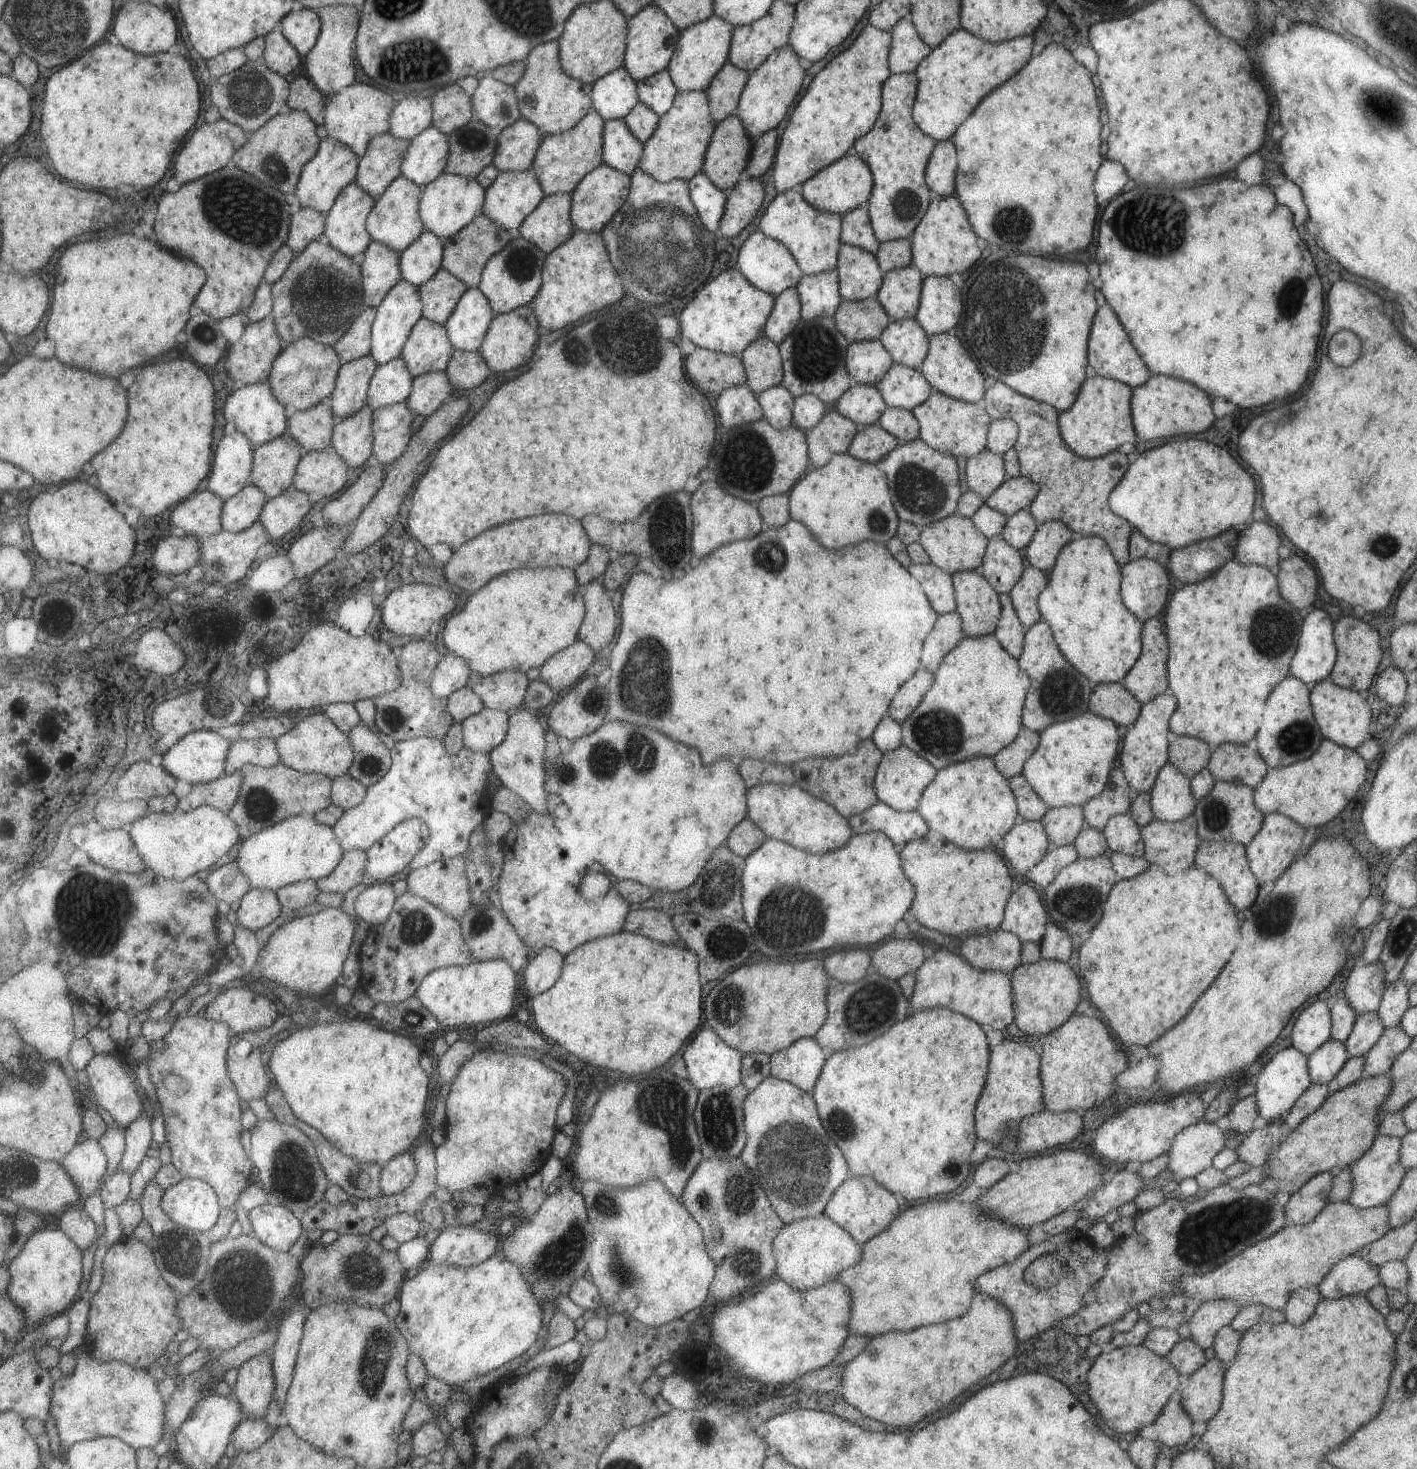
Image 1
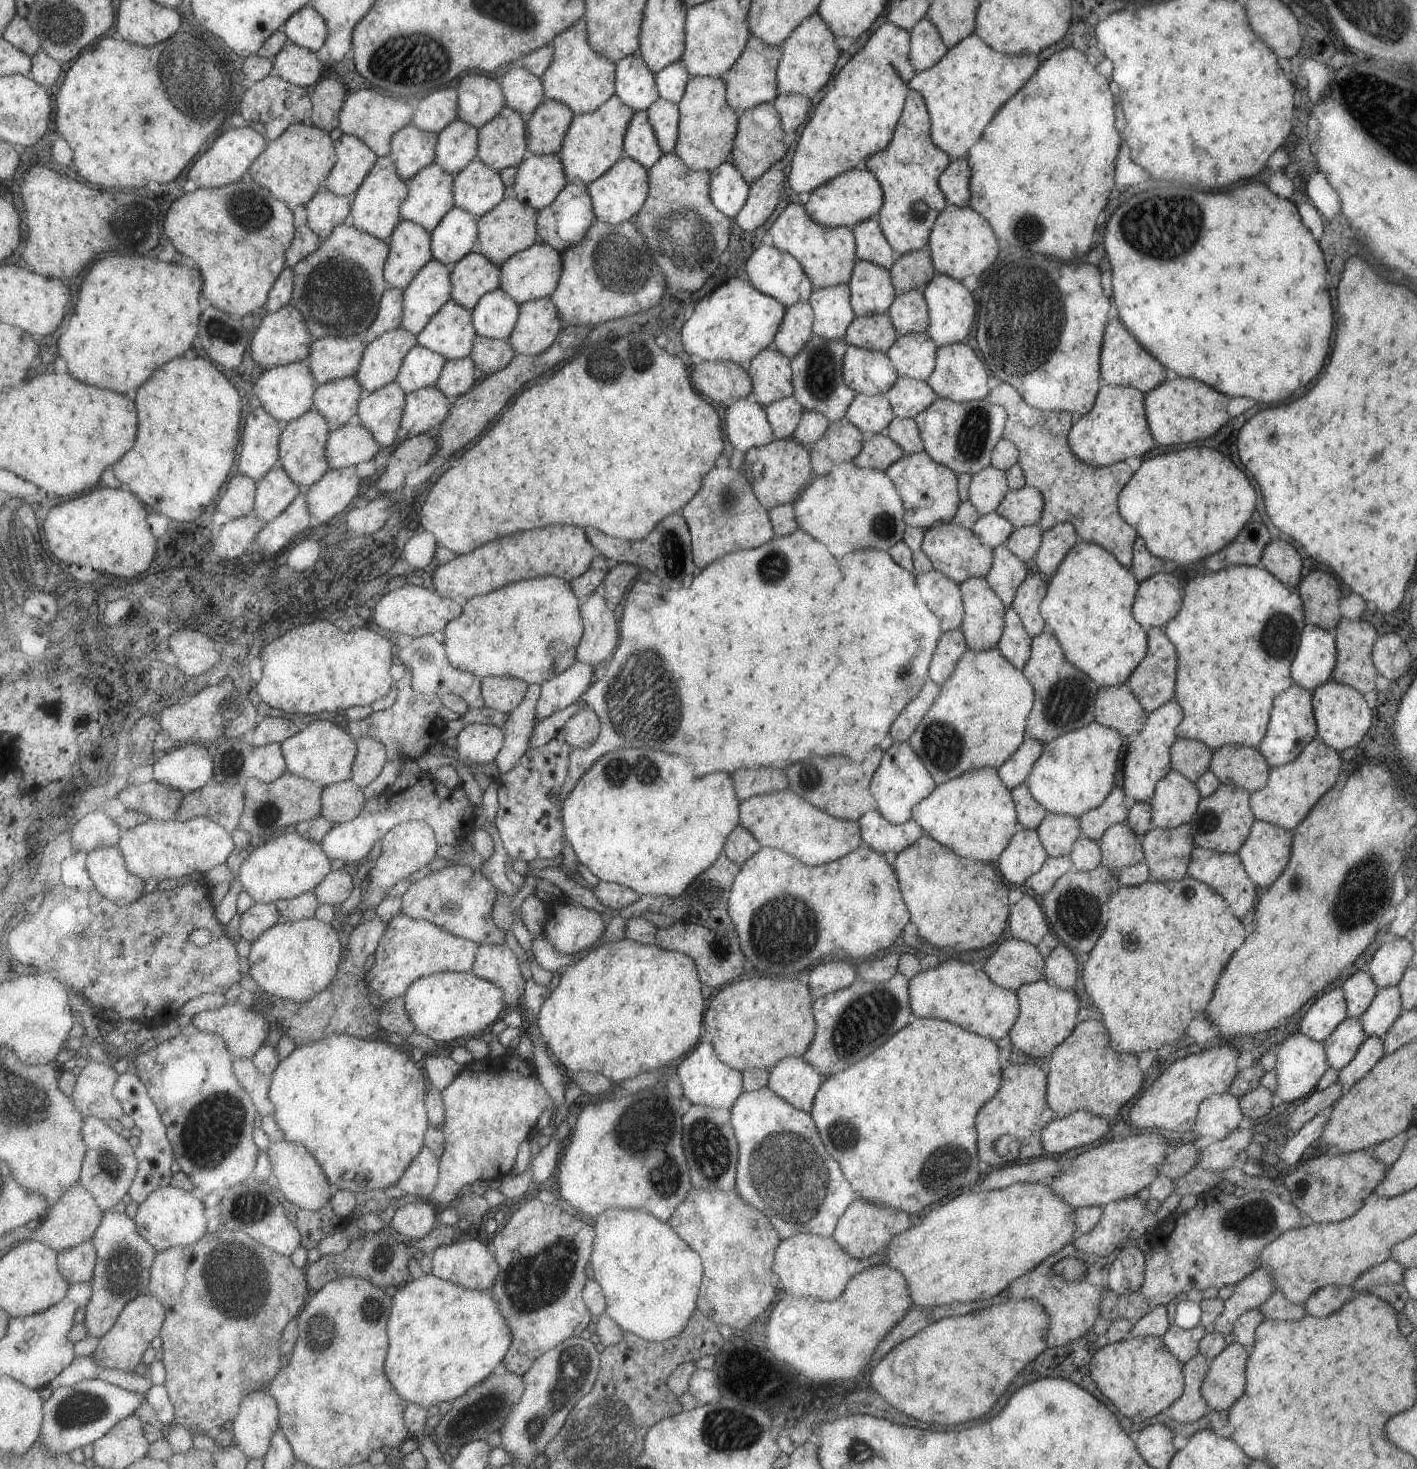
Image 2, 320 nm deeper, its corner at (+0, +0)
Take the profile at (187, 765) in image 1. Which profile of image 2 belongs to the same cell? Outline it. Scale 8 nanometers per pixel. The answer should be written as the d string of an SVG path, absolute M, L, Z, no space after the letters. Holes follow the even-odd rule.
M188 743L178 745L173 751L163 754L153 764L152 778L167 787L182 790L186 796L213 782L215 769L214 759L207 750L207 744Z

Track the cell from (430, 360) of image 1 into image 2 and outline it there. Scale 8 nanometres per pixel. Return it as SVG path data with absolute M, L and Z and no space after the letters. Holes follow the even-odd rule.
M449 301L418 334L419 345L440 352L449 359L469 357L476 340L472 311Z

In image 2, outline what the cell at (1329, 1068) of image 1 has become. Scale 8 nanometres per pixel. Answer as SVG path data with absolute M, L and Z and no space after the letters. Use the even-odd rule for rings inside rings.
M1345 1017L1323 1041L1328 1066L1339 1070L1355 1055L1366 1034L1357 1017Z

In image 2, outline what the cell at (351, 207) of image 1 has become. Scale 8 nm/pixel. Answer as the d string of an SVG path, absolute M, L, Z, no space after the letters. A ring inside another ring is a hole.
M393 155L382 156L377 159L372 172L361 185L357 198L352 204L350 223L359 230L368 232L385 242L392 239L393 233L403 220L401 207L409 196L408 181L401 178Z

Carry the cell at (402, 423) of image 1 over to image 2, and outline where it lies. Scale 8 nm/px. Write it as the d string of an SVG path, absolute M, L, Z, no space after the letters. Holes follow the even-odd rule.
M438 385L428 386L408 394L402 428L414 437L442 426L451 414L453 401Z

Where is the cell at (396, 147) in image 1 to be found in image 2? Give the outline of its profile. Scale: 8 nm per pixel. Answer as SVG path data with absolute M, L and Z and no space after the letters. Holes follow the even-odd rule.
M414 124L393 135L392 152L398 173L406 181L436 162L440 134L427 132Z

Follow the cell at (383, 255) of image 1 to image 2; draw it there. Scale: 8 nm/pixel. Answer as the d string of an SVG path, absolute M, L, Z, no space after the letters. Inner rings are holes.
M402 220L390 240L385 276L391 287L405 290L434 258L432 233L413 221Z

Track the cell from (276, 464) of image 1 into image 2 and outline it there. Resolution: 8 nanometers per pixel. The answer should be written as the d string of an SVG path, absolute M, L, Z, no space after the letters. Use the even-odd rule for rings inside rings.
M311 409L301 418L286 424L283 429L279 465L283 466L289 476L292 476L292 479L297 481L302 488L308 488L323 480L325 474L331 470L327 454L328 440L331 434L328 418L317 409Z

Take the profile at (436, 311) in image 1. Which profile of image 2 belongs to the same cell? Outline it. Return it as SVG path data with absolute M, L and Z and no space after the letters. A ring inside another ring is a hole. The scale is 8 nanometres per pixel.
M469 253L453 266L452 300L470 311L485 293L500 286L500 267L481 253Z

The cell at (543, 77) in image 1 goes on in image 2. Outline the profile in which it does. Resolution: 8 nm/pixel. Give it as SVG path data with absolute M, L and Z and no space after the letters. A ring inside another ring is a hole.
M579 17L567 30L556 34L551 42L553 60L547 70L539 77L545 99L561 101L575 115L597 110L614 94L615 63L590 49L586 39L586 20Z

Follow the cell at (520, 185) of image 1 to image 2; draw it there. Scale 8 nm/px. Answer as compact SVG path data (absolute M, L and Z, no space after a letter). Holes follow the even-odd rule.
M532 154L521 161L517 168L513 184L515 198L519 202L524 202L527 206L532 206L537 212L549 206L561 187L567 183L558 154Z

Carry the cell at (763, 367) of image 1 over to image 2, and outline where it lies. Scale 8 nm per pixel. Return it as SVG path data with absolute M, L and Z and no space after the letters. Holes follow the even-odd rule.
M775 348L761 349L750 360L747 372L752 380L749 401L765 408L773 401L792 396L790 358Z

